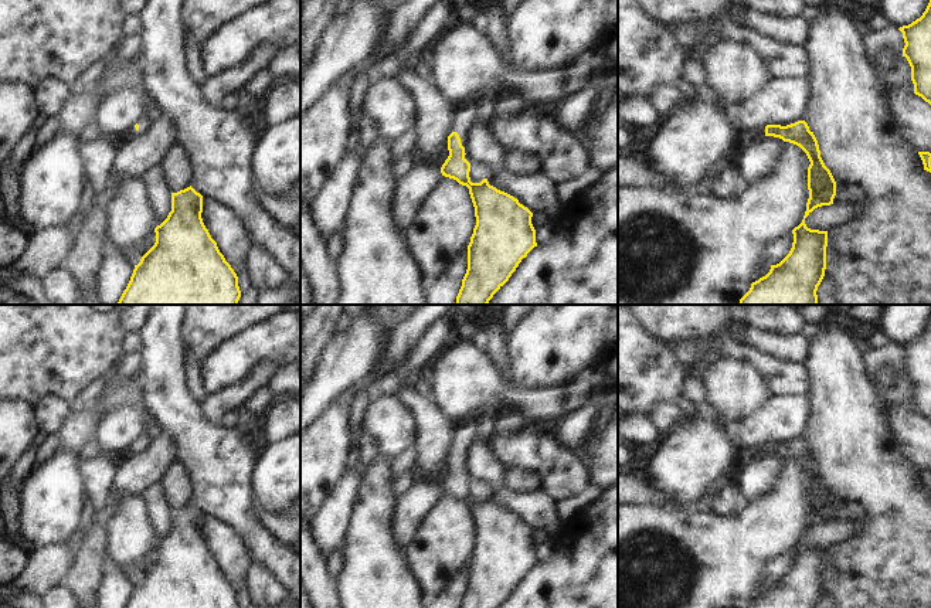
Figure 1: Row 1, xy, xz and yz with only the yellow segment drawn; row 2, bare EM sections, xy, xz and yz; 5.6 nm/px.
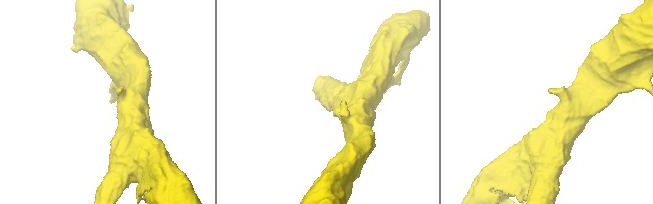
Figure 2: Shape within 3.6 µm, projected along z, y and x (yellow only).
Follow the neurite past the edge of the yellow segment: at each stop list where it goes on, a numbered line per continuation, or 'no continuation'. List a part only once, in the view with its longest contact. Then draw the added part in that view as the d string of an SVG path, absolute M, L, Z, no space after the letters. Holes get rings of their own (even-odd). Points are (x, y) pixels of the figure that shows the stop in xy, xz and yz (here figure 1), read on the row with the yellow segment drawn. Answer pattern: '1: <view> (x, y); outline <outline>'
1: xz (465, 114); outline M473 92L465 102L458 105L452 123L451 132L456 132L461 137L461 143L465 147L466 136L470 125L475 122L478 103L485 98L482 92Z

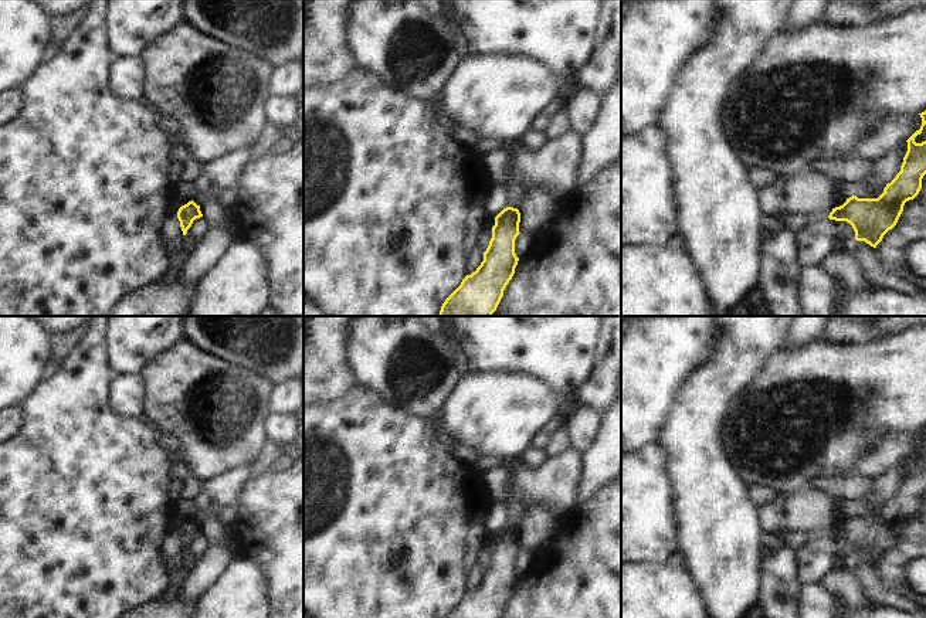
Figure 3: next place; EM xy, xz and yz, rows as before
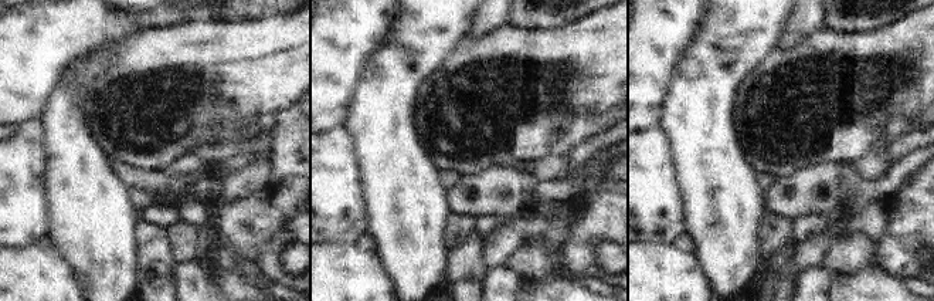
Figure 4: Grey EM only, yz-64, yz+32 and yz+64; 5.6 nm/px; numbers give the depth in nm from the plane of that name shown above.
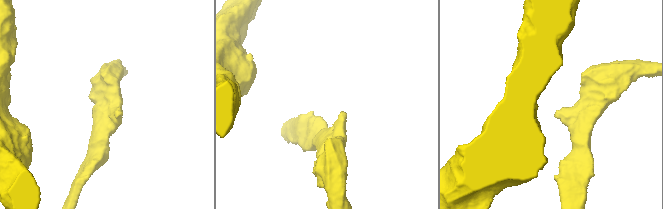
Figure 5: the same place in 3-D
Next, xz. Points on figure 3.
no continuation

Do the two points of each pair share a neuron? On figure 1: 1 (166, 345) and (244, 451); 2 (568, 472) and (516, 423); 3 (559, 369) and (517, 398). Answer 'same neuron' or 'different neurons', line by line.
1: same neuron
2: different neurons
3: different neurons

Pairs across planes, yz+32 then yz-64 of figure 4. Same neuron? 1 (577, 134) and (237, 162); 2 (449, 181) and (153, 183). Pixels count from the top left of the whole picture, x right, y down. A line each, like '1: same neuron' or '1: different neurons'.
1: different neurons
2: same neuron

